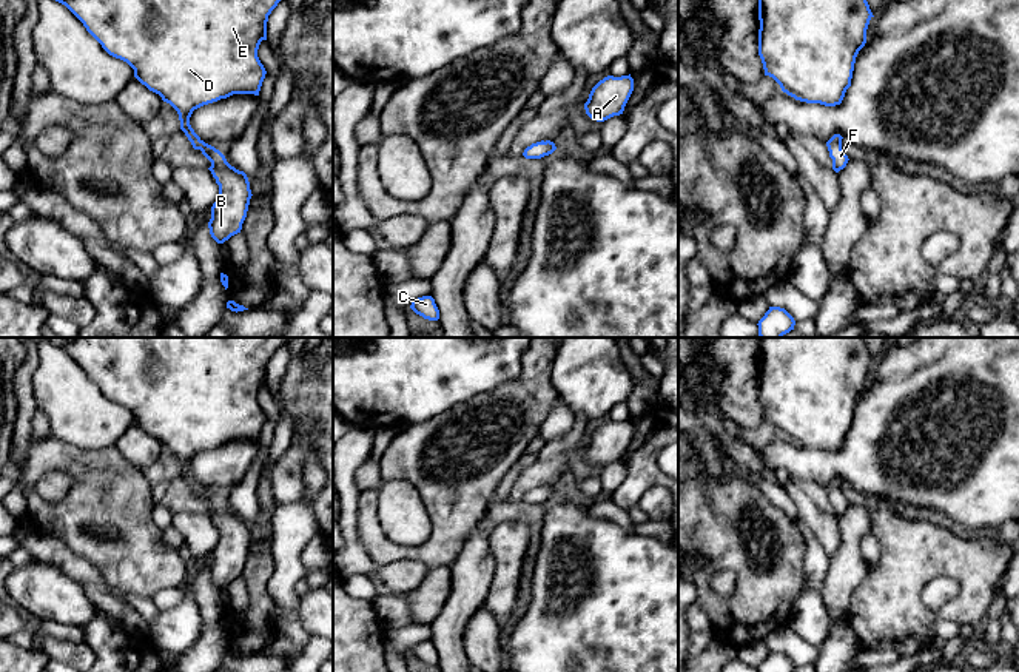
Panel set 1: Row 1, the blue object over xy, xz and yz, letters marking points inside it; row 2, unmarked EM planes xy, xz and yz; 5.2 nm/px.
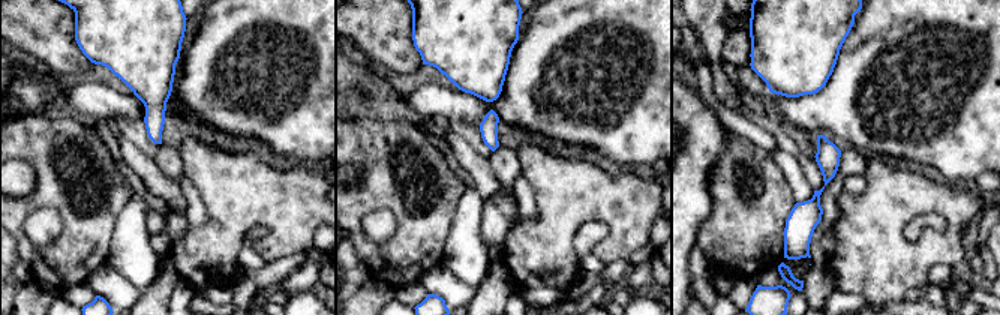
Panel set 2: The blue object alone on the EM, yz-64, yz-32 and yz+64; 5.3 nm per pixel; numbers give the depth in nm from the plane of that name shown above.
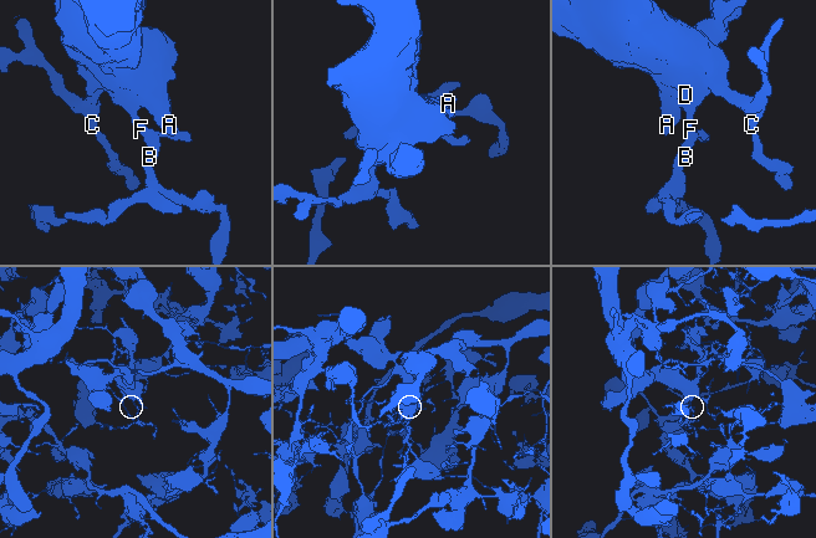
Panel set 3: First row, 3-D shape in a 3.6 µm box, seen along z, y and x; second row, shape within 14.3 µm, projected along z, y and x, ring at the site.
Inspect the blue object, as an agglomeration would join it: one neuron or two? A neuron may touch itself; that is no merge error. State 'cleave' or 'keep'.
keep

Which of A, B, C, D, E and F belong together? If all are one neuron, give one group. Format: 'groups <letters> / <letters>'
groups A B C D E F

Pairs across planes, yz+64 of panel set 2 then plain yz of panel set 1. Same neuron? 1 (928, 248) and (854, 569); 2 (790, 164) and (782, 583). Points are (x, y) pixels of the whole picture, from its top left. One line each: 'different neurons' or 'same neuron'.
1: different neurons
2: different neurons

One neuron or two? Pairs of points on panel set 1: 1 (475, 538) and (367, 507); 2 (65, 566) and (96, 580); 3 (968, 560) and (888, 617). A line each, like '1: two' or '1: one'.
1: two
2: one
3: one

